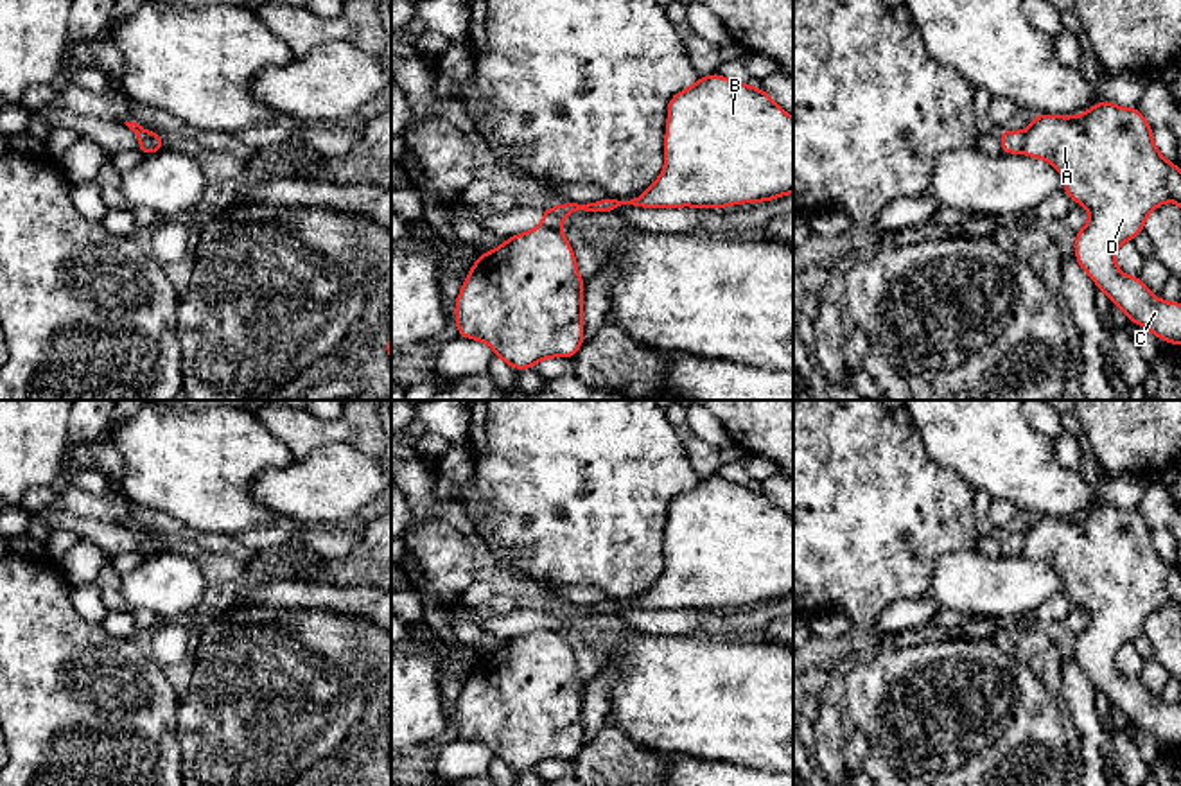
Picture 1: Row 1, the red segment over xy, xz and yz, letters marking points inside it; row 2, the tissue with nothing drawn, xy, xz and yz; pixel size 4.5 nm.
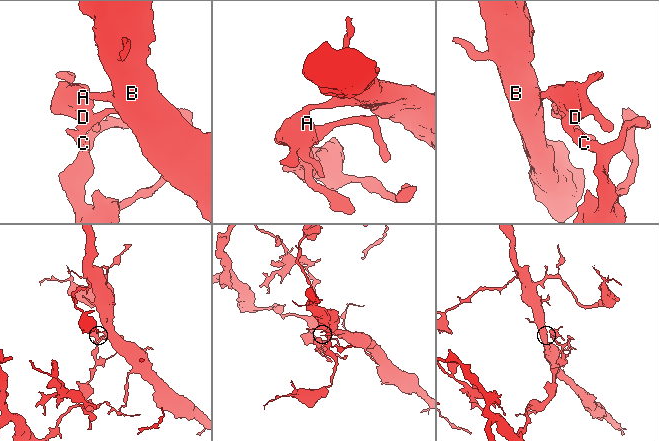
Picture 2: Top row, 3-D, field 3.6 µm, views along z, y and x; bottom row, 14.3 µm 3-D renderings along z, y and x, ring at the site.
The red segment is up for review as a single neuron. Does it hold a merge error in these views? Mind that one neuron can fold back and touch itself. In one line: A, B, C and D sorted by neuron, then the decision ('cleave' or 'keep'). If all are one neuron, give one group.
groups A C D / B; cleave

